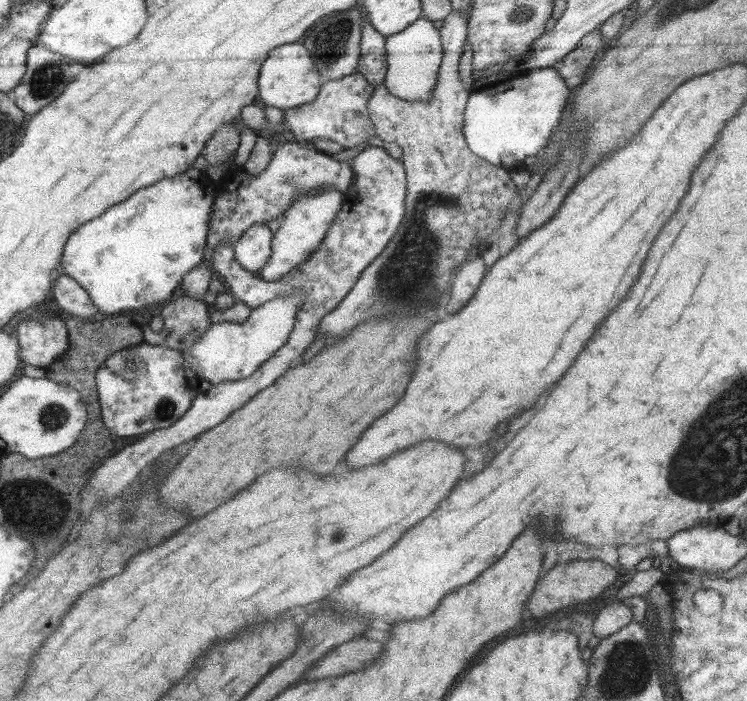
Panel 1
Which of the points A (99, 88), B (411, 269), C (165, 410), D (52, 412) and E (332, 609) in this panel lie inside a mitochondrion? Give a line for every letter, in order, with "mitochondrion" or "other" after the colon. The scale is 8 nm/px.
A: other
B: mitochondrion
C: mitochondrion
D: mitochondrion
E: other

